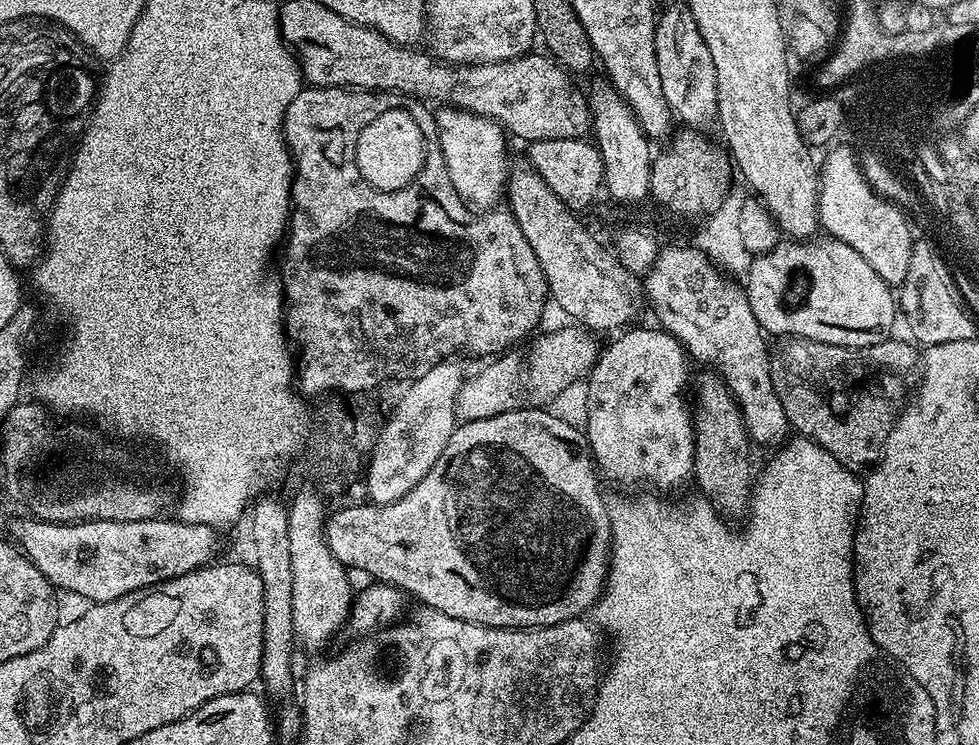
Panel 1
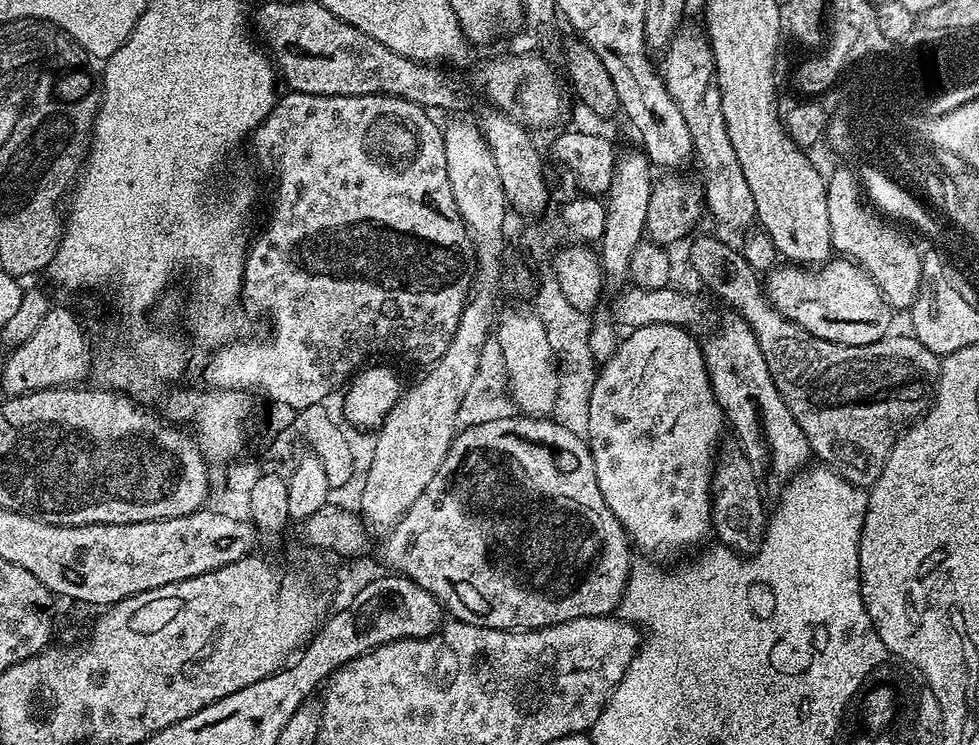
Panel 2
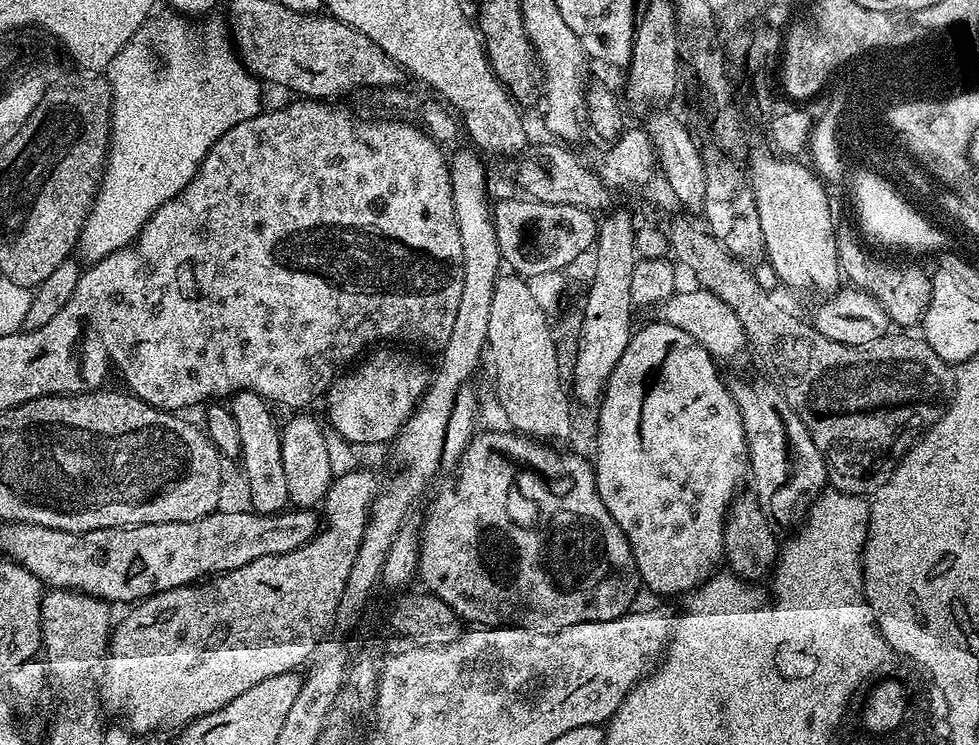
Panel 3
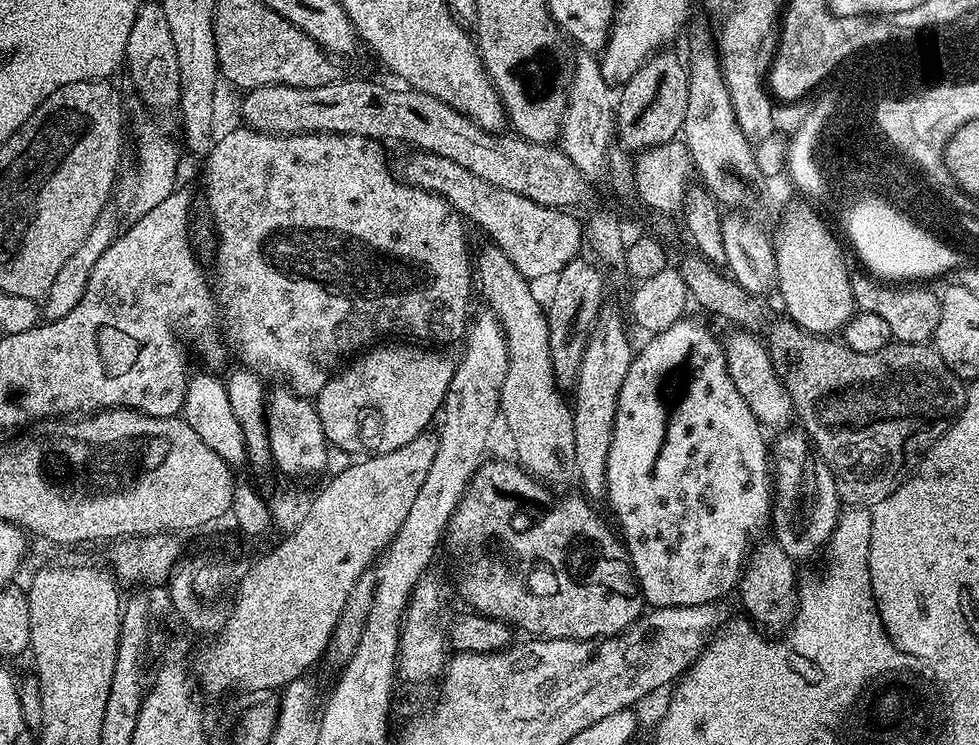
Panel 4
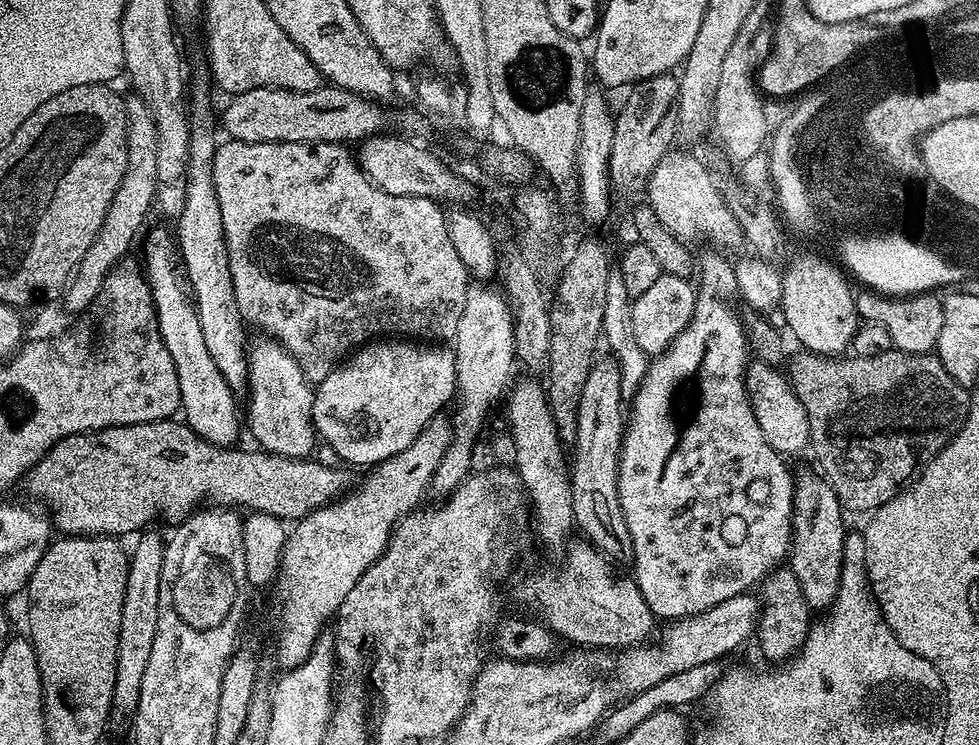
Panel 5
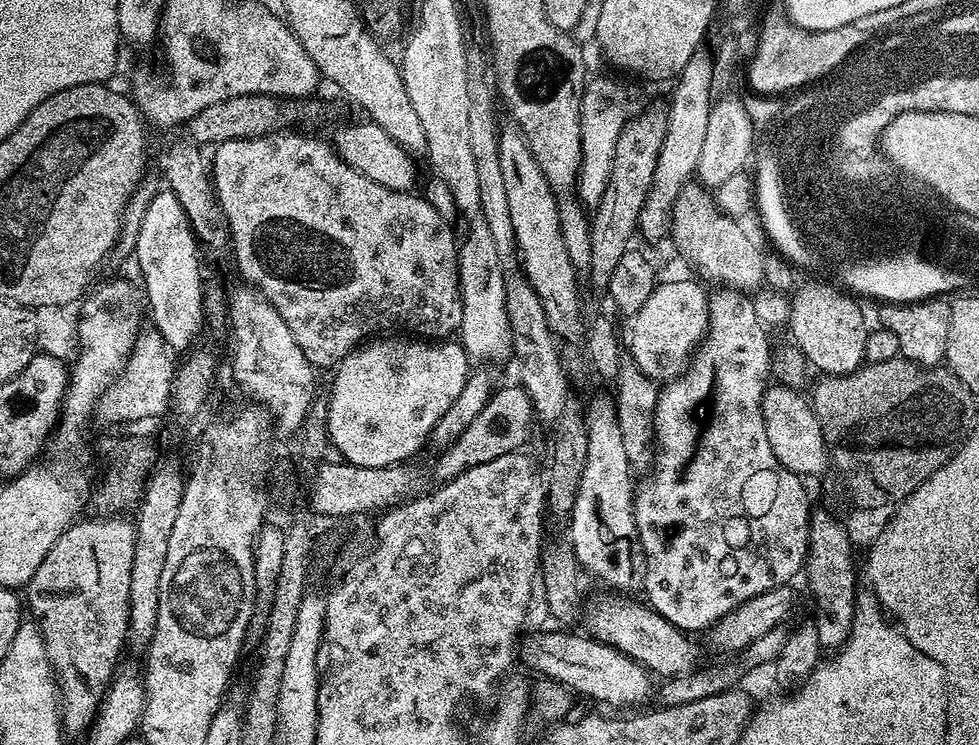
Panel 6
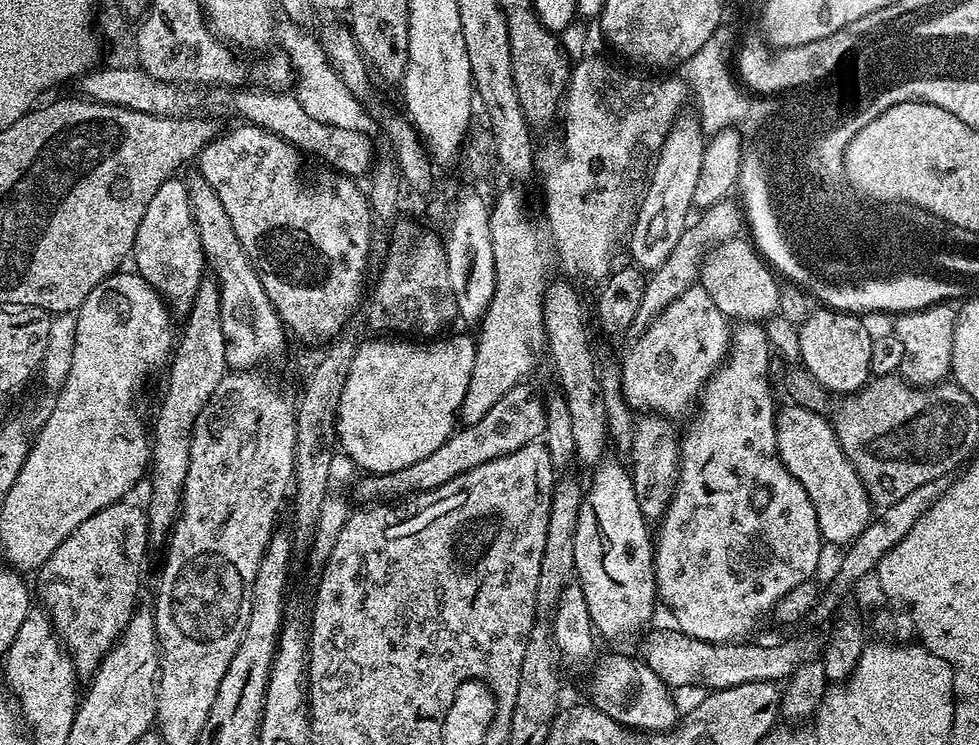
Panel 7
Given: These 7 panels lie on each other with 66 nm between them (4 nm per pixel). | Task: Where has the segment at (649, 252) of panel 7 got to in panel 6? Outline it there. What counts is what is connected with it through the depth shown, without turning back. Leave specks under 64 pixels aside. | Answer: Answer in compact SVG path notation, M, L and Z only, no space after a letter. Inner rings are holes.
M707 51L695 52L686 62L674 81L676 89L672 92L672 101L666 104L668 125L666 138L654 170L652 185L646 202L640 211L639 235L648 240L660 240L669 235L672 226L672 205L680 191L696 176L696 167L702 158L702 145L706 142L706 126L710 123L710 114L714 105L712 98L712 78L714 79L713 57Z

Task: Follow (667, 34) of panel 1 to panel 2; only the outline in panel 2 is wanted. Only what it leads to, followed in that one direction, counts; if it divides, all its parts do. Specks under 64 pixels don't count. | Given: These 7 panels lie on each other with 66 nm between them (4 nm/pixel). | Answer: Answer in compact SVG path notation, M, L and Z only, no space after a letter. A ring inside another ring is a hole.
M681 30L673 36L665 48L660 72L664 77L667 92L682 113L689 127L693 153L702 174L700 180L704 189L707 211L722 224L732 228L744 228L756 217L754 196L746 183L742 166L726 133L725 118L721 110L721 96L715 91L715 64L712 47L703 35Z

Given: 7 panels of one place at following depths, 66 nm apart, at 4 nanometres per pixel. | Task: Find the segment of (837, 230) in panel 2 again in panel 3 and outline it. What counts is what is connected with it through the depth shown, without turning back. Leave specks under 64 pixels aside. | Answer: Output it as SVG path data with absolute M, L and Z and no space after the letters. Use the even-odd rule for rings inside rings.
M841 231L836 237L840 267L847 283L870 293L883 306L893 325L901 324L908 330L911 324L919 325L932 301L932 277L925 267L916 264L891 264L872 252L867 252L850 233Z

